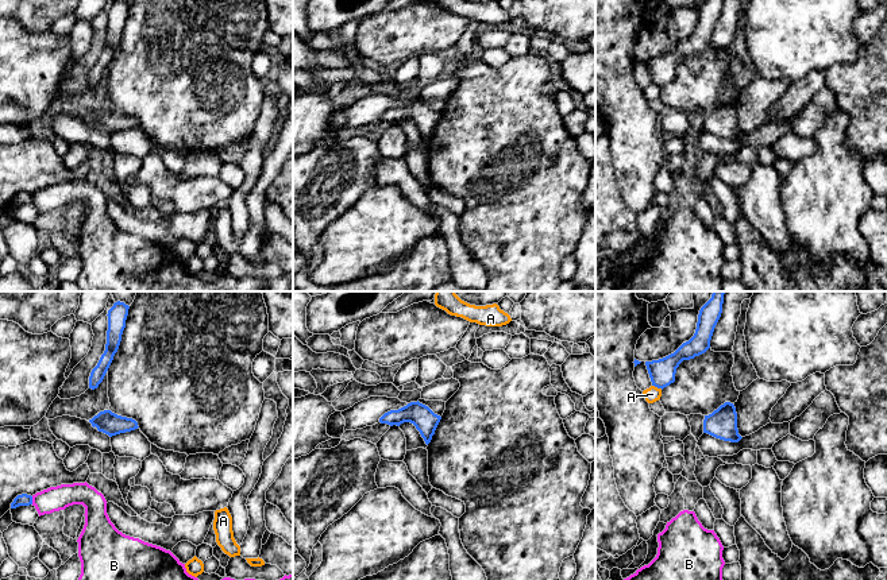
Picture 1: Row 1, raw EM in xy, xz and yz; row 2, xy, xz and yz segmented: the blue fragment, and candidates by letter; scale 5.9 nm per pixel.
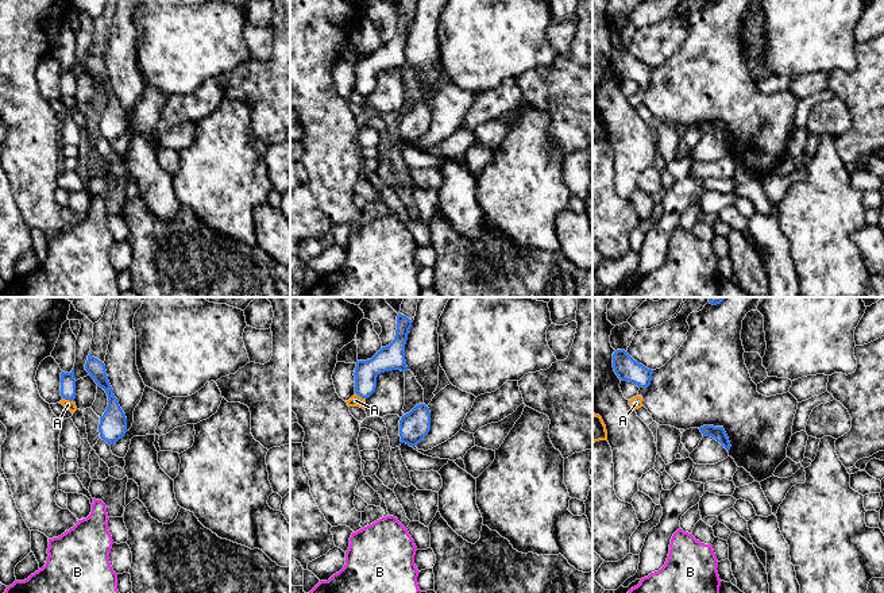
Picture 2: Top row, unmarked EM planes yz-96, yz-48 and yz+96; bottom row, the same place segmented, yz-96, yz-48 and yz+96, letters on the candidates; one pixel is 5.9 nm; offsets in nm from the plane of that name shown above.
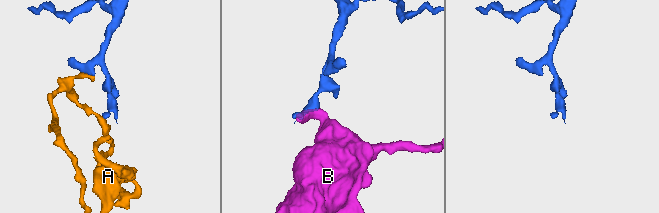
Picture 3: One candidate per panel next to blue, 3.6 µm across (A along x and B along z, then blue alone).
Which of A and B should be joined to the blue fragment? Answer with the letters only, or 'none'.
none

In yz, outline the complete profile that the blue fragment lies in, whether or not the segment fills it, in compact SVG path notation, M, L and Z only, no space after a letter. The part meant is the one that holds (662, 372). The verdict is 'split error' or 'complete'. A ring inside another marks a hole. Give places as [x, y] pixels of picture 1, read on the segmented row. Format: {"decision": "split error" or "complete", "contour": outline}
{"decision": "complete", "contour": "M713 291L711 298L701 308L694 336L674 353L645 361L652 386L664 388L675 382L676 368L683 360L694 359L710 348L714 328L722 313L725 291Z"}

